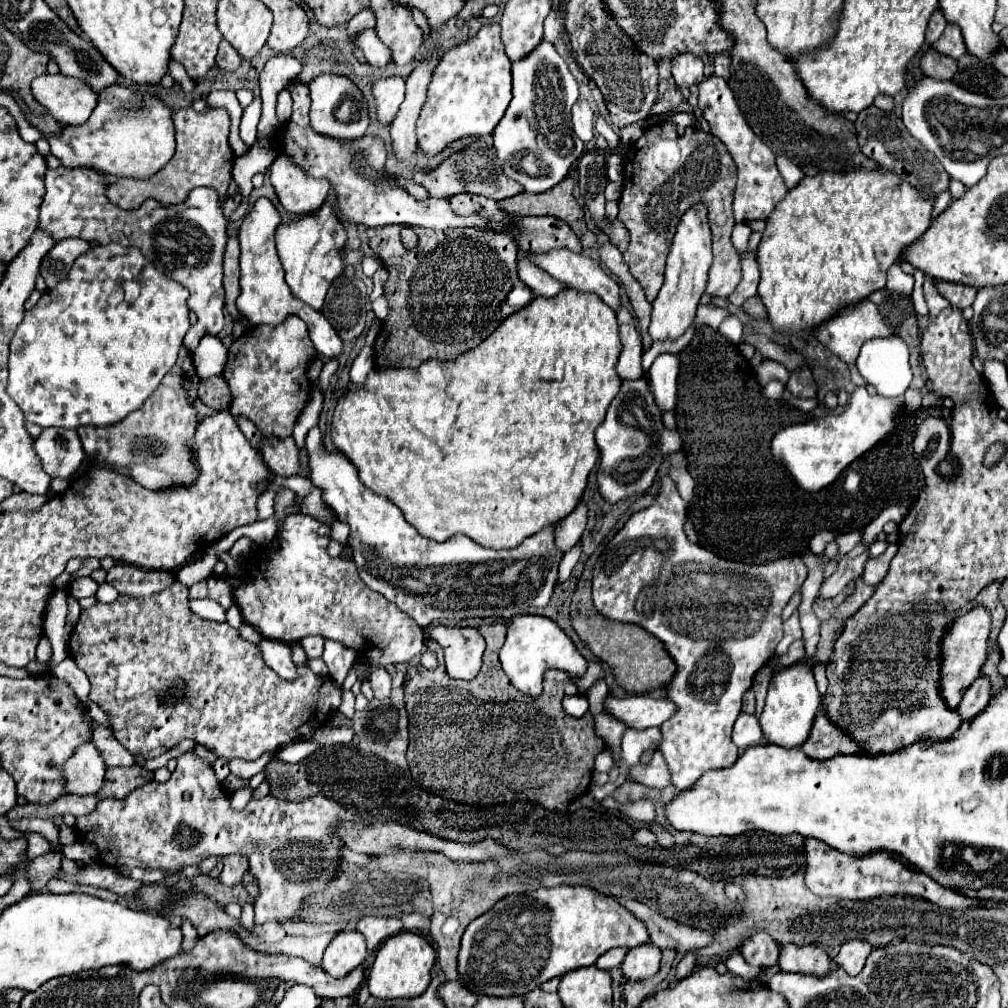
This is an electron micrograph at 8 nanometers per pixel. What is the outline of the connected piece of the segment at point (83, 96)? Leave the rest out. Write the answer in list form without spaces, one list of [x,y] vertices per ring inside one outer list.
[[[61,73],[33,79],[31,91],[47,113],[65,127],[85,123],[97,103],[97,93],[79,79],[69,79]]]

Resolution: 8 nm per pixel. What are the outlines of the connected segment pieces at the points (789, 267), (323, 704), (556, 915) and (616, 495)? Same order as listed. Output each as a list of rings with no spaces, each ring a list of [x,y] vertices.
[[[887,169],[877,171],[825,171],[819,177],[803,177],[773,213],[765,219],[767,227],[757,249],[761,271],[759,297],[769,311],[775,329],[789,335],[811,333],[811,327],[827,321],[839,309],[865,299],[869,293],[885,287],[885,271],[901,257],[903,249],[911,245],[931,225],[933,203],[923,199],[919,191],[905,179]]]
[[[175,581],[151,597],[119,595],[113,603],[97,603],[81,611],[71,631],[69,655],[89,677],[89,699],[109,717],[111,731],[133,755],[153,759],[183,739],[207,747],[225,761],[255,761],[263,753],[275,755],[293,741],[309,741],[327,717],[341,705],[341,689],[329,675],[315,675],[307,663],[297,667],[297,679],[283,681],[265,665],[257,645],[245,641],[227,623],[197,617],[189,605],[189,591]]]
[[[553,887],[553,889],[537,889],[537,891],[527,891],[527,893],[515,893],[515,895],[507,895],[503,899],[499,899],[487,913],[479,915],[477,919],[473,919],[463,937],[461,937],[461,949],[459,949],[459,957],[457,957],[457,971],[459,971],[459,977],[461,977],[461,983],[475,995],[489,995],[489,997],[517,997],[517,995],[527,995],[529,991],[535,989],[535,985],[541,985],[553,977],[561,977],[565,975],[567,971],[573,971],[573,969],[579,969],[579,967],[589,967],[589,965],[595,965],[595,961],[599,959],[601,953],[605,953],[607,949],[613,949],[613,947],[639,947],[643,943],[649,943],[649,933],[647,933],[647,927],[645,923],[641,923],[635,915],[629,915],[625,911],[625,907],[621,907],[621,903],[617,903],[617,899],[609,897],[609,895],[603,895],[595,889],[589,889],[589,887]]]
[[[645,379],[623,383],[617,397],[607,409],[605,421],[595,431],[599,447],[599,493],[607,503],[617,503],[629,495],[643,493],[655,479],[661,459],[681,449],[681,437],[677,431],[669,431],[659,417],[655,399]]]

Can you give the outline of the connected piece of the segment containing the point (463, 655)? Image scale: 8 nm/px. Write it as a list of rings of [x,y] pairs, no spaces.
[[[439,625],[429,631],[429,637],[439,641],[439,645],[445,649],[449,677],[465,681],[477,677],[485,651],[485,639],[477,629]]]

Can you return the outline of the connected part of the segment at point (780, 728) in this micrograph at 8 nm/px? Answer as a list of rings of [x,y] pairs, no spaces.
[[[797,663],[789,669],[777,671],[769,683],[765,707],[763,707],[763,713],[759,717],[765,739],[769,743],[775,743],[775,745],[781,745],[787,749],[799,747],[801,743],[807,741],[807,737],[811,733],[813,719],[819,711],[819,705],[821,705],[821,697],[817,691],[813,671],[807,663]]]

